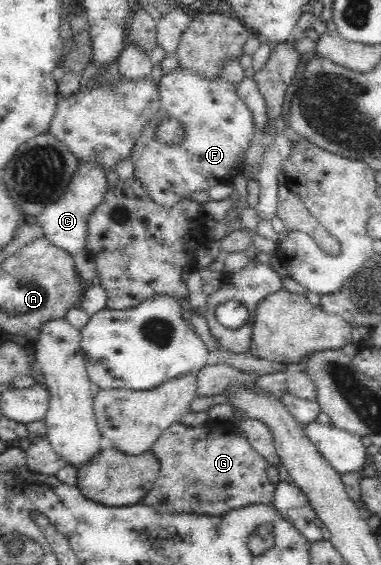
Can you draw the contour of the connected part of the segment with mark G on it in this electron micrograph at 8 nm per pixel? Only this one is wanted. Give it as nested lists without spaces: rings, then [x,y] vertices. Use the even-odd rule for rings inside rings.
[[[210,419],[208,426],[205,423],[186,426],[180,421],[175,422],[162,432],[151,450],[159,460],[162,477],[140,502],[158,513],[187,512],[198,516],[220,516],[251,504],[272,503],[275,484],[267,475],[267,460],[250,445],[244,433],[234,430],[230,420],[212,422]]]

